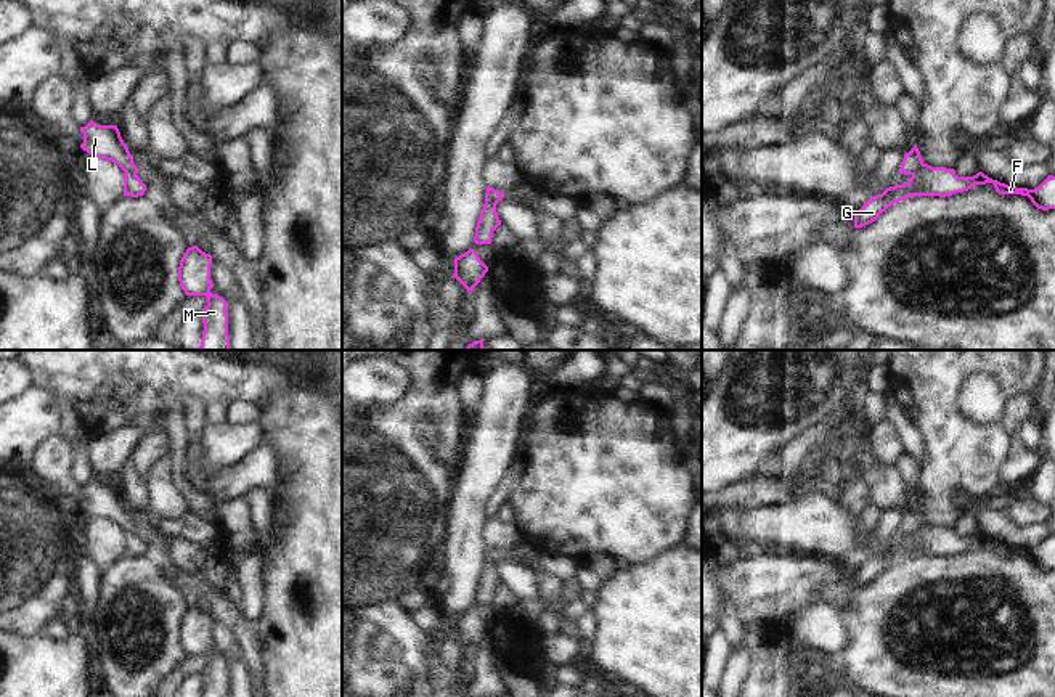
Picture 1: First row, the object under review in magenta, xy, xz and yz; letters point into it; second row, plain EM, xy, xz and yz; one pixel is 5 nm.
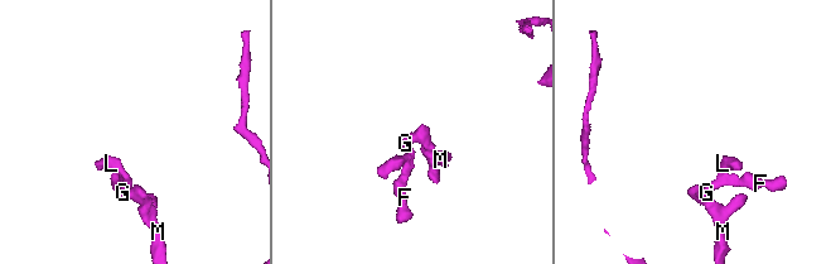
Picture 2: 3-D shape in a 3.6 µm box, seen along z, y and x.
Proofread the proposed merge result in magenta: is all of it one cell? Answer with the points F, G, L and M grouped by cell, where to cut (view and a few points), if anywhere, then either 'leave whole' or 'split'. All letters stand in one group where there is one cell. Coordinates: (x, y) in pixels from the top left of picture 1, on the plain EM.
groups F G M / L; cut yz (924, 524), (912, 535); split

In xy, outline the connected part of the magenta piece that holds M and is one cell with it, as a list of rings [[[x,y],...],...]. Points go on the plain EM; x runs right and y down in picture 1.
[[[198,605],[188,607],[180,620],[178,641],[186,655],[206,655],[207,665],[201,676],[204,683],[202,697],[230,697],[228,695],[228,662],[212,654],[210,639],[212,615],[202,612]]]

